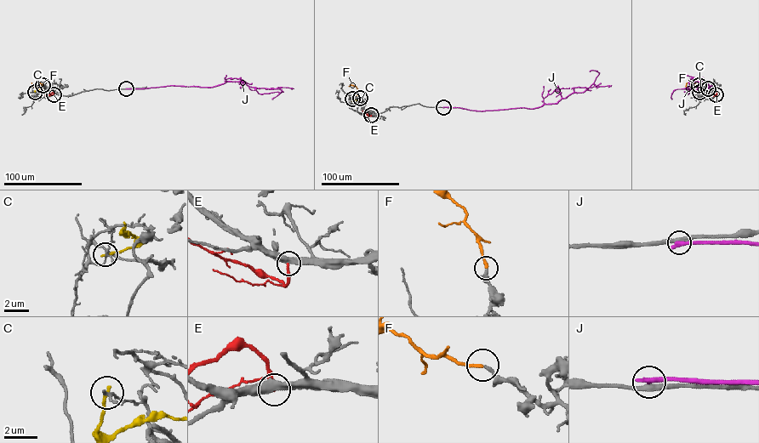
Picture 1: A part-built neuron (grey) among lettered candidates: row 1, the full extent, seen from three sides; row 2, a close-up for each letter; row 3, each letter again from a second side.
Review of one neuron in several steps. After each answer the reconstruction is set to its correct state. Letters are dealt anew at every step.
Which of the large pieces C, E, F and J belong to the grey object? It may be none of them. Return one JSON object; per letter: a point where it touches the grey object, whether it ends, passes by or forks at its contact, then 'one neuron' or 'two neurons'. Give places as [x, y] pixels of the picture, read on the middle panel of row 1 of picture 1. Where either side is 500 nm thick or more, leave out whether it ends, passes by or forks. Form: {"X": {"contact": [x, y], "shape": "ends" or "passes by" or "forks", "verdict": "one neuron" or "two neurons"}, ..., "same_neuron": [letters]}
{"C": {"contact": [352, 99], "shape": "ends", "verdict": "two neurons"}, "E": {"contact": [371, 115], "shape": "ends", "verdict": "two neurons"}, "F": {"contact": [360, 98], "shape": "ends", "verdict": "one neuron"}, "J": {"contact": [443, 107], "shape": "ends", "verdict": "two neurons"}, "same_neuron": ["F"]}

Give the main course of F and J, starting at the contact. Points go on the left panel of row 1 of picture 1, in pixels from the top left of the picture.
F: (42, 85), (40, 83), (36, 88), (31, 82)
J: (126, 88), (168, 86), (214, 87), (227, 82), (242, 81), (250, 87), (280, 89), (272, 99)

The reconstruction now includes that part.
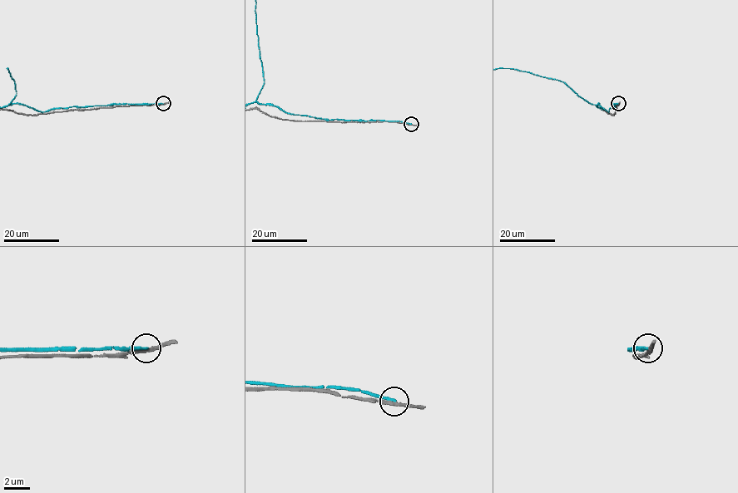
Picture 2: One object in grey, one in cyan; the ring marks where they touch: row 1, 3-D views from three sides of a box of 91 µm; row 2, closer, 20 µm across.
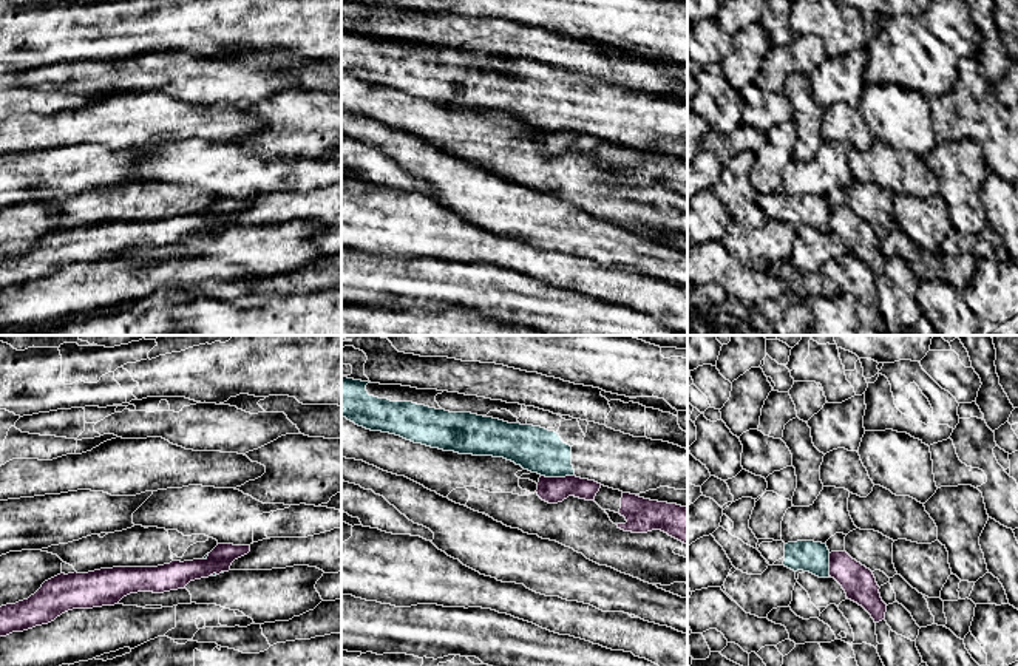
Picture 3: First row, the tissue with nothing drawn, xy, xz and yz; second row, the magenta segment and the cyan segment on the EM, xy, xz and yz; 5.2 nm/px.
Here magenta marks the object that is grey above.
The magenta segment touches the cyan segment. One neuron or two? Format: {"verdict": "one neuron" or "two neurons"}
{"verdict": "two neurons"}

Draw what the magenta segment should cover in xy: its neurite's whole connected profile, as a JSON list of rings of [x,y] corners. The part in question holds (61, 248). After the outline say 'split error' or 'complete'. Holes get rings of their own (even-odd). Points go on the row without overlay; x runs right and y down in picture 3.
[[[218,198],[205,213],[60,227],[45,235],[28,253],[0,261],[0,291],[48,278],[73,263],[114,260],[130,247],[185,243],[190,235],[229,226],[232,216],[249,206],[250,199]]] | complete

